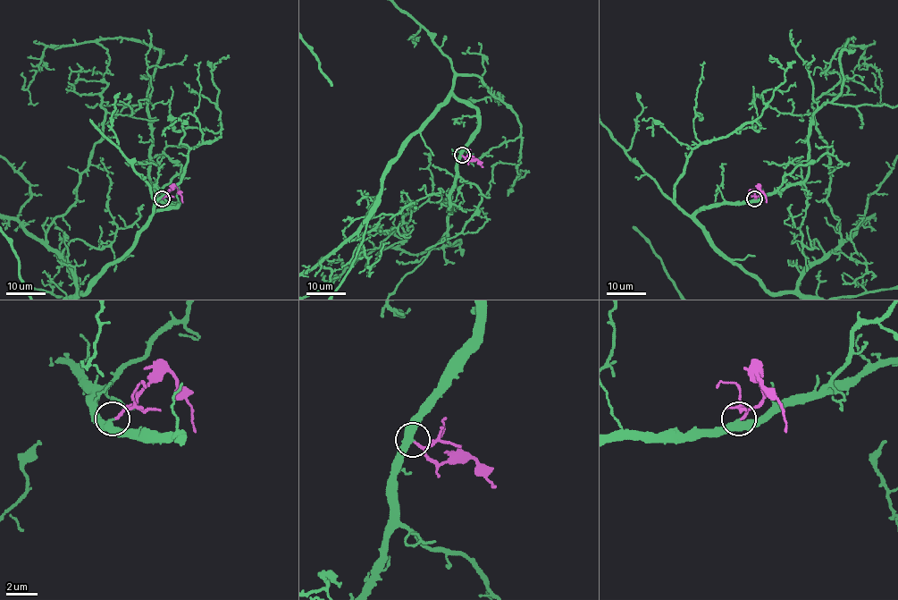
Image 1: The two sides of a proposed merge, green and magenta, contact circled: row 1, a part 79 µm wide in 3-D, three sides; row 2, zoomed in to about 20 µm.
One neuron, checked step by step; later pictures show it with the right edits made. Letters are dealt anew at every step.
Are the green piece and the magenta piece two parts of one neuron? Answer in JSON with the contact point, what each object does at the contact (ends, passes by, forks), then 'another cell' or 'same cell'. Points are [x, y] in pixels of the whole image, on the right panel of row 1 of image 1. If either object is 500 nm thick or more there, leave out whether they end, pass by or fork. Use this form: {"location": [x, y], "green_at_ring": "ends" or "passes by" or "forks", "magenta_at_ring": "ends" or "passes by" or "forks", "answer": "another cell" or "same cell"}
{"location": [754, 198], "green_at_ring": "passes by", "magenta_at_ring": "passes by", "answer": "same cell"}

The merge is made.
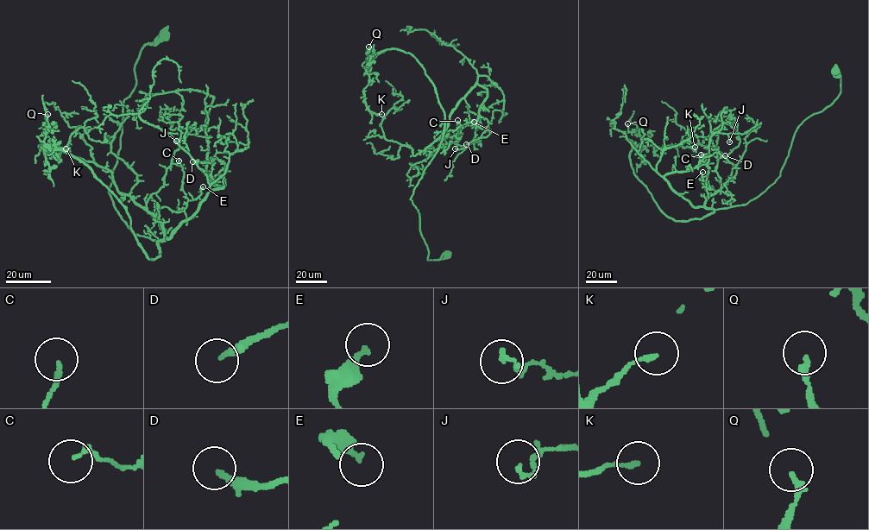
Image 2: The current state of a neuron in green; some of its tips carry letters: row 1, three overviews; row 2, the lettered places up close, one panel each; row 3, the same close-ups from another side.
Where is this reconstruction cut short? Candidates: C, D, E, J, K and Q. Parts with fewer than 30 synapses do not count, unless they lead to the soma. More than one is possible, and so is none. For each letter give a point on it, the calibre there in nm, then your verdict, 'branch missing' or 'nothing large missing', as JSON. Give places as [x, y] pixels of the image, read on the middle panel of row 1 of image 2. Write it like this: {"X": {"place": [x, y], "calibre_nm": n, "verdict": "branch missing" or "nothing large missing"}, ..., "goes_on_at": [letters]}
{"C": {"place": [457, 120], "calibre_nm": 150, "verdict": "nothing large missing"}, "D": {"place": [466, 144], "calibre_nm": 240, "verdict": "branch missing"}, "E": {"place": [474, 122], "calibre_nm": 190, "verdict": "nothing large missing"}, "J": {"place": [455, 148], "calibre_nm": 110, "verdict": "nothing large missing"}, "K": {"place": [381, 114], "calibre_nm": 160, "verdict": "nothing large missing"}, "Q": {"place": [368, 47], "calibre_nm": 190, "verdict": "nothing large missing"}, "goes_on_at": ["D"]}

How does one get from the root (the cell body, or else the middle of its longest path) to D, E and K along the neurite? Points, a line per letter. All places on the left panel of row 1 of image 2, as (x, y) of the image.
D: (163, 36), (135, 66), (109, 190), (134, 234), (169, 237), (223, 187), (210, 180), (225, 163), (192, 161)
E: (163, 36), (135, 66), (109, 193), (134, 234), (157, 242), (157, 211), (182, 211), (203, 186)
K: (163, 36), (135, 66), (109, 190), (160, 256), (147, 256), (126, 208), (87, 167), (39, 147), (66, 148)

